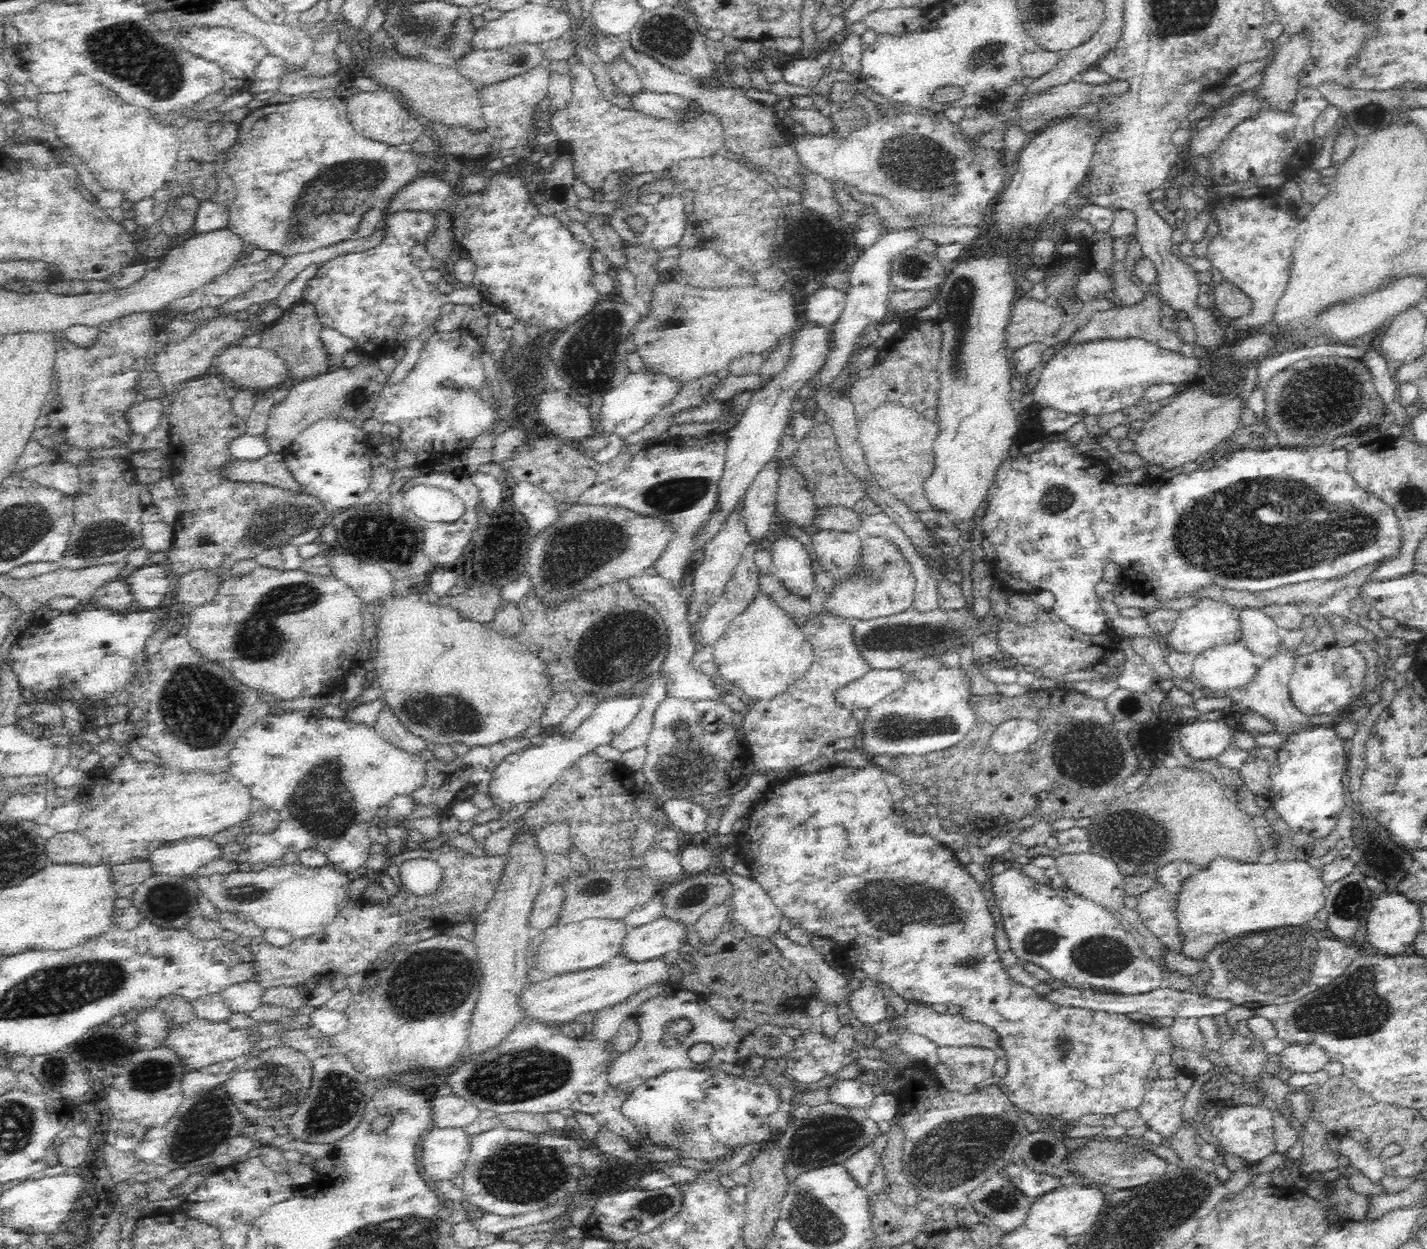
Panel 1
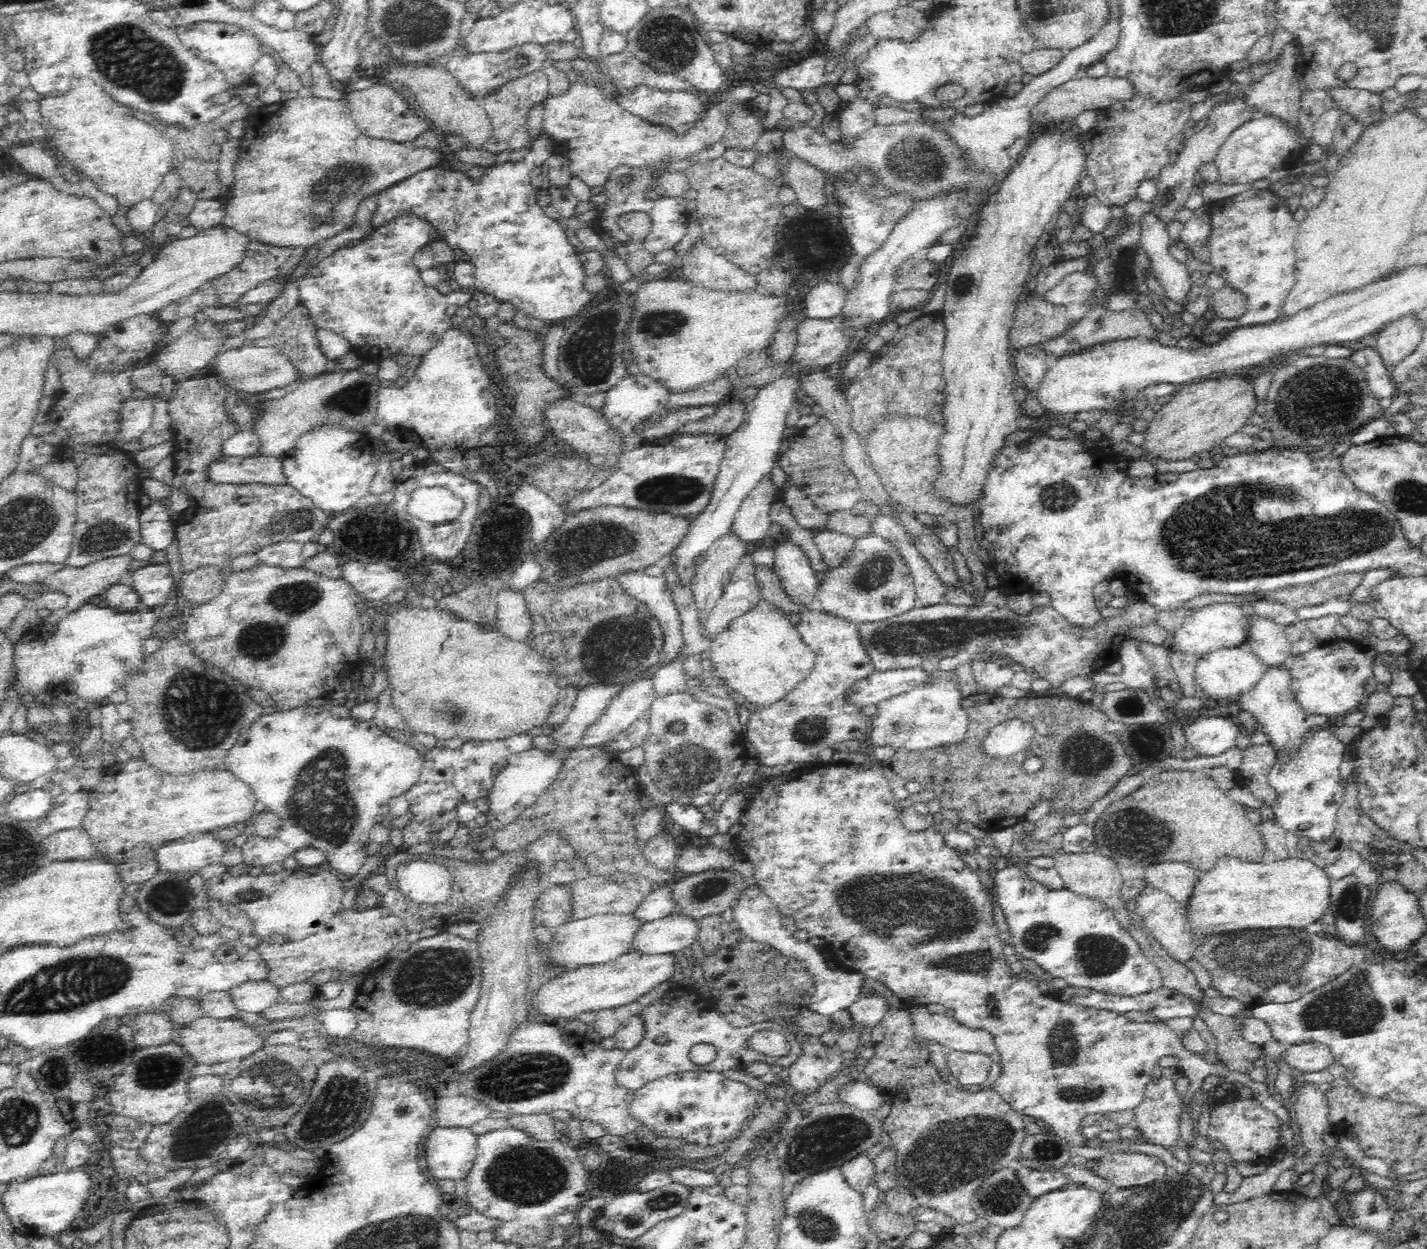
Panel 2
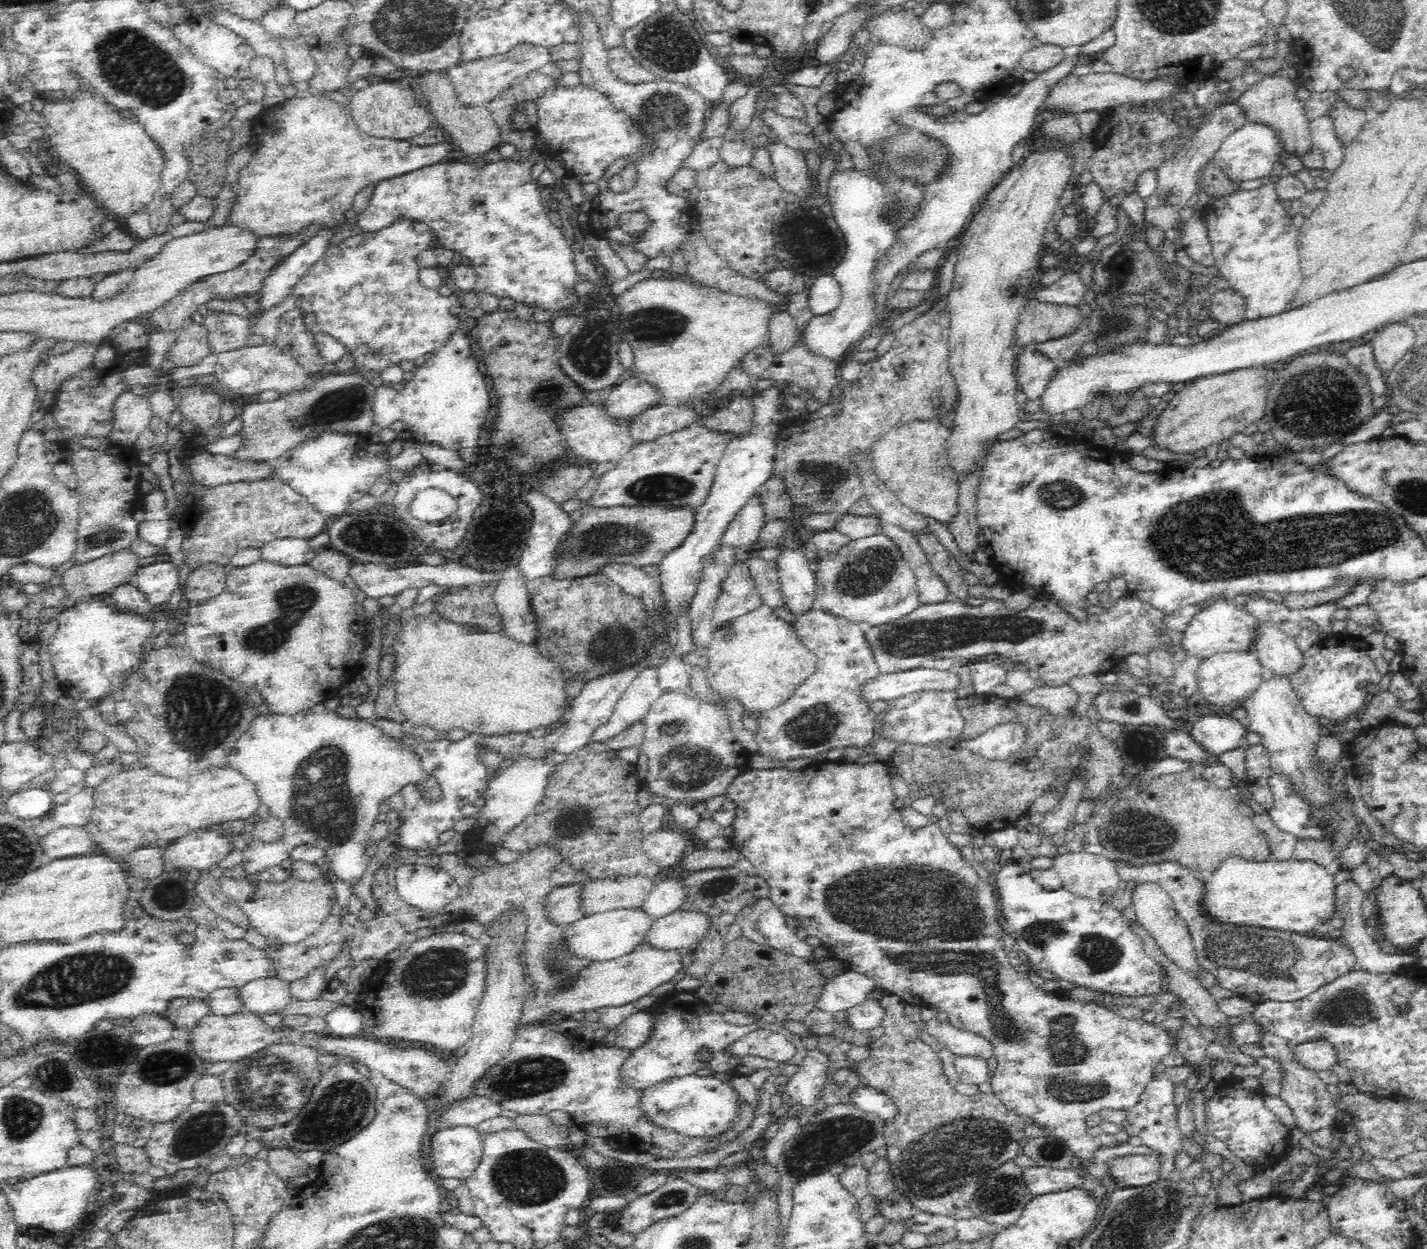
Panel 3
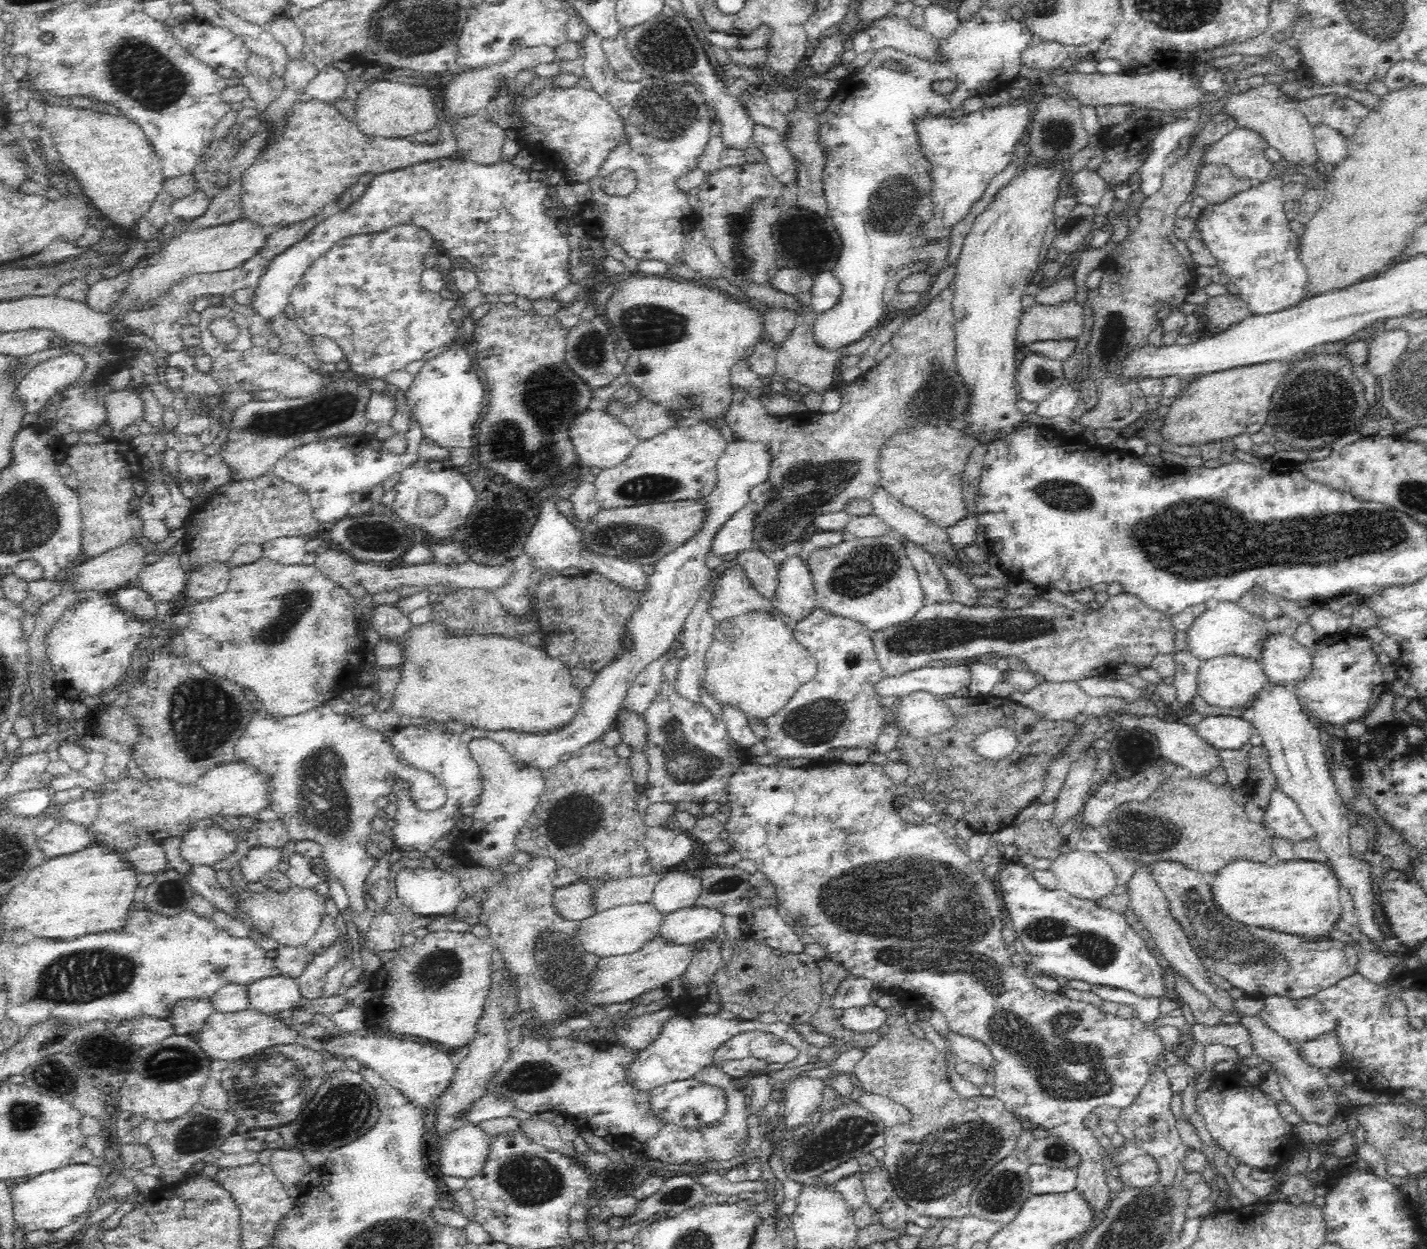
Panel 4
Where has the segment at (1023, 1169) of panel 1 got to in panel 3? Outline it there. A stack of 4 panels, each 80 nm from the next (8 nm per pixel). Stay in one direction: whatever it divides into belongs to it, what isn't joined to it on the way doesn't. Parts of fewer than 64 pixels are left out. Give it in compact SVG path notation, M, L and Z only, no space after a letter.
M1024 1167L1022 1176L1032 1197L1062 1192L1078 1186L1078 1171L1071 1168L1058 1169L1048 1167Z

